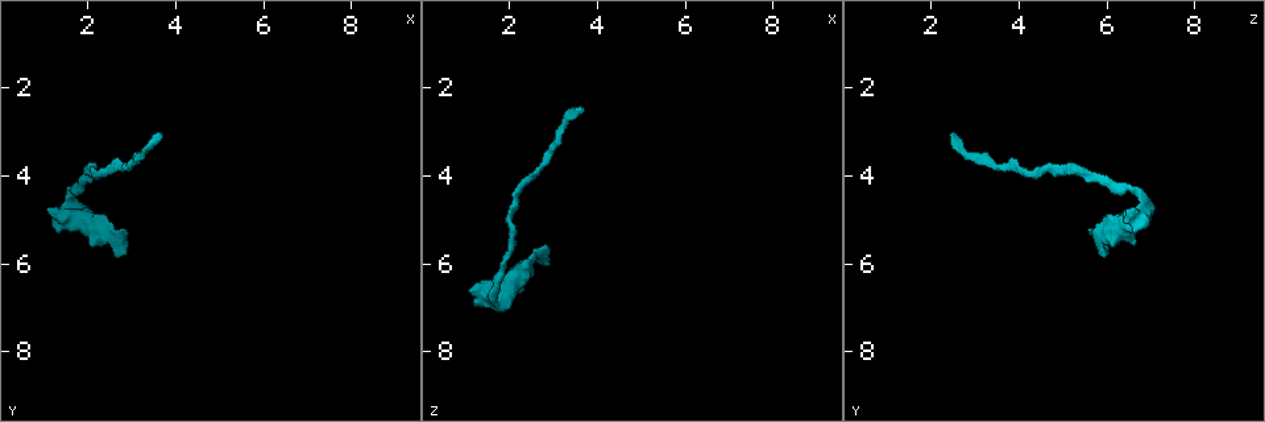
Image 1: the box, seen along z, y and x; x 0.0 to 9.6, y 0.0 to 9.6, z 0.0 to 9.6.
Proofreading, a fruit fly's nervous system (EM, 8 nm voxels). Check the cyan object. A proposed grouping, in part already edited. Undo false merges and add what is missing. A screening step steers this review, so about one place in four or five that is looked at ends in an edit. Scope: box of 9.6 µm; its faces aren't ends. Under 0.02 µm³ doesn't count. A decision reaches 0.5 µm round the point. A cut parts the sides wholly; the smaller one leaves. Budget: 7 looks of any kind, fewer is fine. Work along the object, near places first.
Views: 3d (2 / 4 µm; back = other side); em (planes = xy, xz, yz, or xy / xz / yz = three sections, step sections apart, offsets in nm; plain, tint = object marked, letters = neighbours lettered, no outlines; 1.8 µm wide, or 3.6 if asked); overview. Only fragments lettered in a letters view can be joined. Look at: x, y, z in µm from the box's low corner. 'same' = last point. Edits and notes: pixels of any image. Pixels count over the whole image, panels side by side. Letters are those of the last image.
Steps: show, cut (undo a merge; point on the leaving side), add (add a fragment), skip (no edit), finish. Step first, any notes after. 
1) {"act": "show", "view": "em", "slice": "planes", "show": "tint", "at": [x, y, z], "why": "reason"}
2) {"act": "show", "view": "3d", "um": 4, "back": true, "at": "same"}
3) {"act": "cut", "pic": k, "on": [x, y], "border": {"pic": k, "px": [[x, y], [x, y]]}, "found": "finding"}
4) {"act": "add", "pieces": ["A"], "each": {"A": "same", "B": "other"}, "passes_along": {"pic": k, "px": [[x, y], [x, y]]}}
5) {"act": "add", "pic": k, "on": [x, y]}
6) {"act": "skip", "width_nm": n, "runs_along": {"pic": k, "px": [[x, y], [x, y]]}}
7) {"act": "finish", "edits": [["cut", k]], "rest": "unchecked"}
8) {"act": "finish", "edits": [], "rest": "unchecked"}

{"act": "show", "view": "em", "slice": "planes", "show": "letters", "at": [2.65, 5.90, 5.95], "why": "free end"}

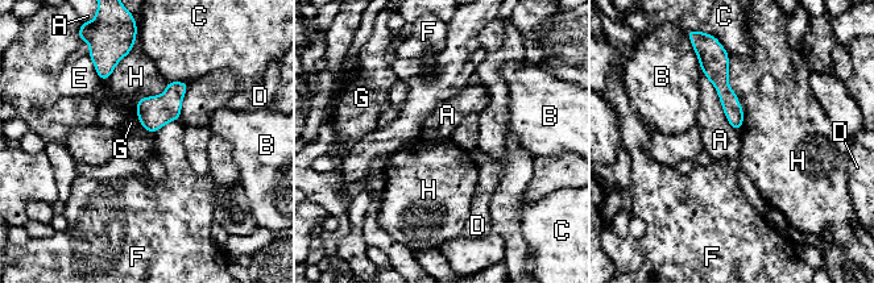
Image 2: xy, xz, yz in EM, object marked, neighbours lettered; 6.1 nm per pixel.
{"act": "skip", "width_nm": 120, "each": {"A": "other", "B": "other", "C": "other", "D": "other", "E": "other", "F": "other", "G": "other", "H": "other"}, "found": "no lettered fragment goes on from it"}

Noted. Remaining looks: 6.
{"act": "show", "view": "em", "um": 3.6, "slice": "planes", "show": "plain", "at": [1.15, 4.95, 6.90], "why": "thick end"}

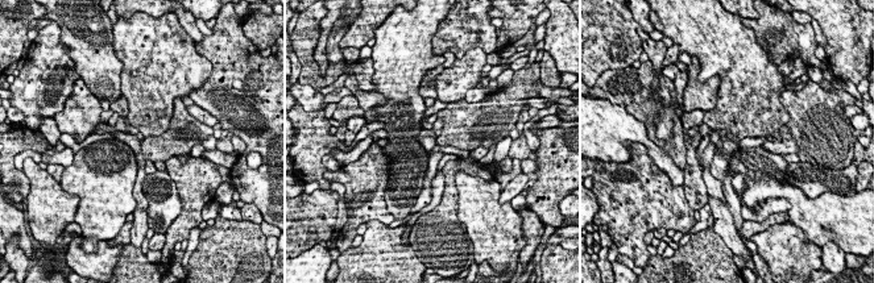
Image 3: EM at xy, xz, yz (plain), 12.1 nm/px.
{"act": "show", "view": "em", "um": 3.6, "slice": "planes", "show": "letters", "at": "same", "why": "what lies round it"}

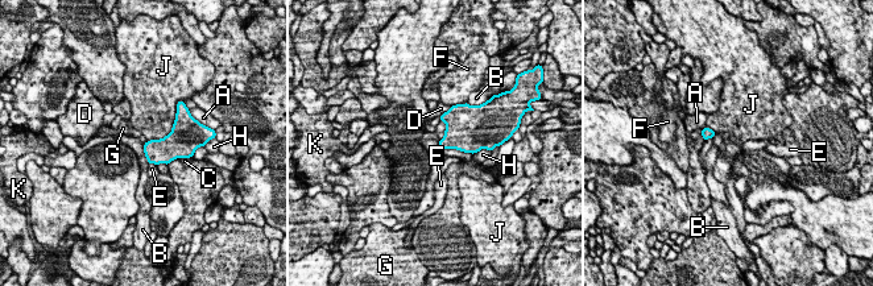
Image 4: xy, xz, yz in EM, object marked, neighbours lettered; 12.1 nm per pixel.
{"act": "skip", "each": {"A": "other", "B": "other", "C": "other", "D": "other", "E": "other", "F": "other", "G": "other", "H": "other", "J": "other", "K": "other"}, "border": {"pic": 4, "px": [[176, 116], [166, 135], [148, 141]]}, "found": "no lettered fragment goes on from it"}

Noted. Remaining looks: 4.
{"act": "show", "view": "3d", "um": 4, "at": [3.65, 2.95, 2.60], "why": "an open end"}

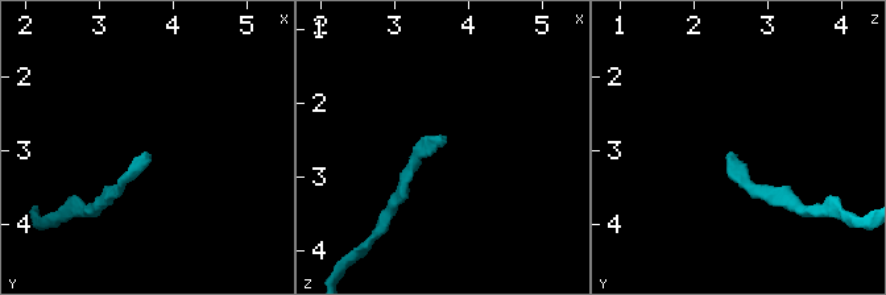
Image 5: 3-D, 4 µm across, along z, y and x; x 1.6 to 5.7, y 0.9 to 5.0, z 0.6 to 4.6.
{"act": "show", "view": "em", "slice": "yz", "step": 4, "show": "letters", "at": [3.60, 3.00, 2.55]}

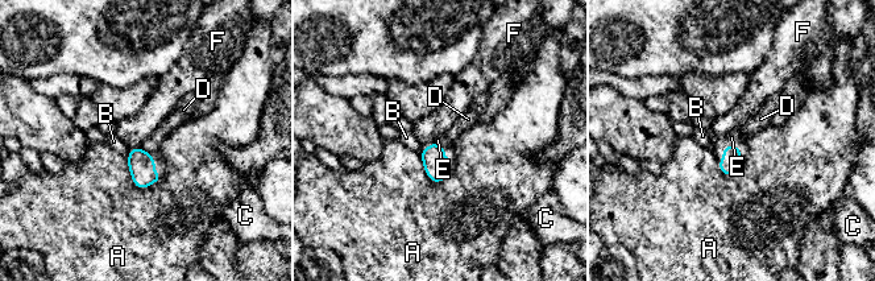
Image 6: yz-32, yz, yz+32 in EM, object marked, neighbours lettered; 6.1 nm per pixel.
{"act": "show", "view": "em", "slice": "planes", "show": "letters", "at": "same"}

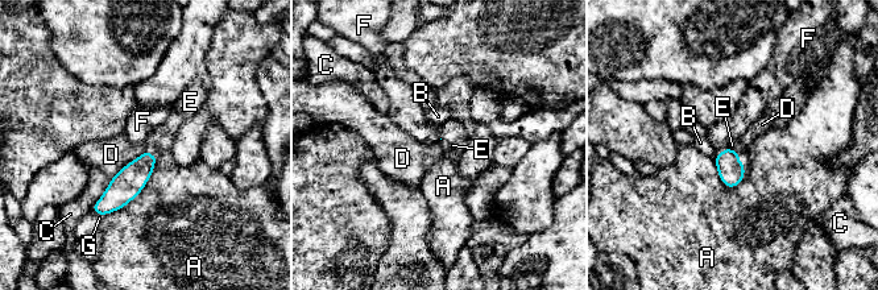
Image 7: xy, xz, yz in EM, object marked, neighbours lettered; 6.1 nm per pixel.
{"act": "add", "pieces": ["E"], "each": {"A": "other", "B": "other", "C": "other", "D": "other", "E": "same", "F": "other", "G": "other"}, "passes_along": {"pic": 7, "px": [[131, 179], [150, 153], [161, 139]]}, "found": "it goes on there"}

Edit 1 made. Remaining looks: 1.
{"act": "finish", "edits": [["add", 7]], "rest": "unchecked"}

